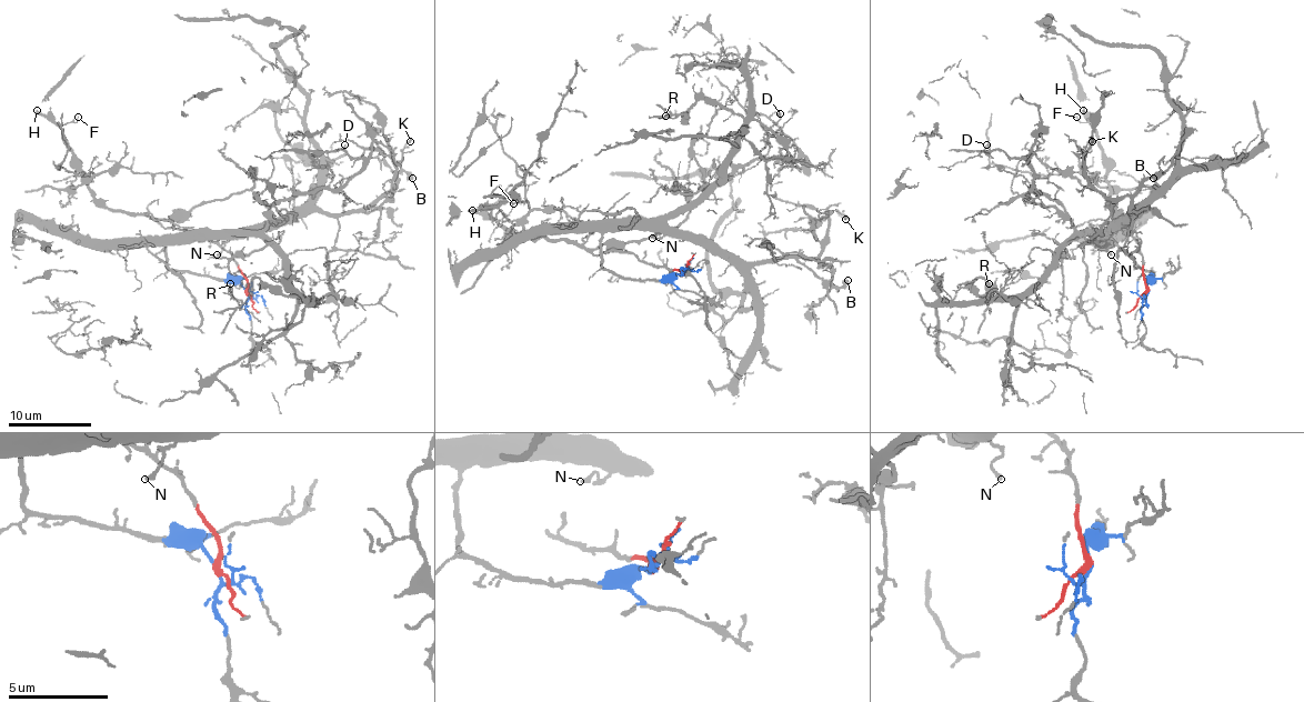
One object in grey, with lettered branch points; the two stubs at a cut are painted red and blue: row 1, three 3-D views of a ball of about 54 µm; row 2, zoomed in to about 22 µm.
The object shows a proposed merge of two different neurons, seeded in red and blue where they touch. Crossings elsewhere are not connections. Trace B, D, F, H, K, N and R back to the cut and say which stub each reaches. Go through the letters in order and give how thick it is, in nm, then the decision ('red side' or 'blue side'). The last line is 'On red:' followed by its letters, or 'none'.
B: calibre 460 nm; blue side
D: calibre 100 nm; blue side
F: calibre 110 nm; red side
H: calibre 320 nm; red side
K: calibre 160 nm; blue side
N: calibre 180 nm; blue side
R: calibre 130 nm; blue side
On red: F, H

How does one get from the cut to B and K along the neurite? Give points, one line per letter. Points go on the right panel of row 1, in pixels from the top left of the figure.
B: (1146, 292), (1153, 277), (1101, 234), (1134, 212), (1130, 198), (1153, 179)
K: (1146, 292), (1153, 277), (1101, 234), (1134, 212), (1129, 196), (1105, 198), (1089, 181), (1083, 150), (1093, 141)

